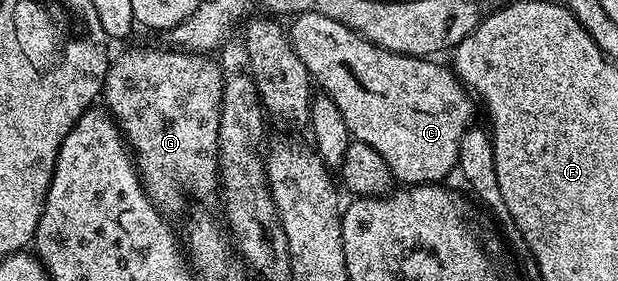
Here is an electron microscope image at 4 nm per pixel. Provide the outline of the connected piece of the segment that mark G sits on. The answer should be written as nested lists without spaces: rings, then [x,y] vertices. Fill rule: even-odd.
[[[164,49],[129,50],[118,58],[116,55],[105,74],[103,102],[121,129],[150,200],[158,210],[172,216],[184,208],[185,194],[209,194],[218,189],[217,145],[223,80],[220,65],[214,59],[212,62],[209,54]]]

